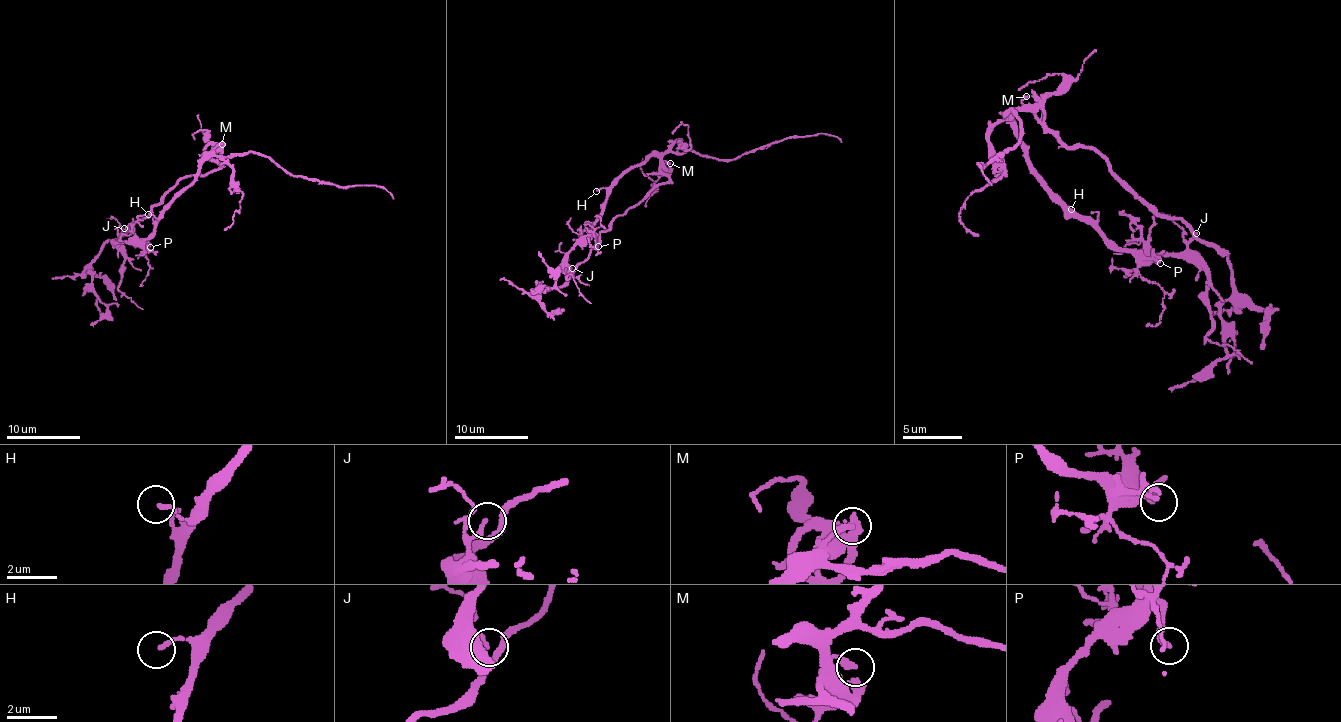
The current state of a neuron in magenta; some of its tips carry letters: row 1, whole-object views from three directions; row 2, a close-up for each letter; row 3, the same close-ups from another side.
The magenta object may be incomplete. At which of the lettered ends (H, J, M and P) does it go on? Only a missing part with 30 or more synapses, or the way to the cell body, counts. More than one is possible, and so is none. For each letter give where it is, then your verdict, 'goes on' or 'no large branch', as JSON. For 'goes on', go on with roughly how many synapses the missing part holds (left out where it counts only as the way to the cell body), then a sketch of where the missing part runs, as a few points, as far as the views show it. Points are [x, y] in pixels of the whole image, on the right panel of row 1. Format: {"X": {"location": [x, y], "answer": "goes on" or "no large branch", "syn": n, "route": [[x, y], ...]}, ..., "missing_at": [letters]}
{"H": {"location": [1071, 209], "answer": "no large branch"}, "J": {"location": [1196, 233], "answer": "no large branch"}, "M": {"location": [1026, 96], "answer": "goes on"}, "P": {"location": [1160, 263], "answer": "no large branch"}, "missing_at": ["M"]}

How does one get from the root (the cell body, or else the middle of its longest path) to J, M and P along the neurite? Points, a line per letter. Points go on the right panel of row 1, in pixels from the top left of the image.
J: (1047, 129), (1032, 111), (1014, 114), (1029, 168), (1119, 248), (1178, 254), (1196, 233)
M: (1047, 129), (1023, 102), (1026, 96)
P: (1047, 129), (1032, 111), (1014, 114), (1029, 168), (1119, 248), (1139, 251), (1160, 263)

